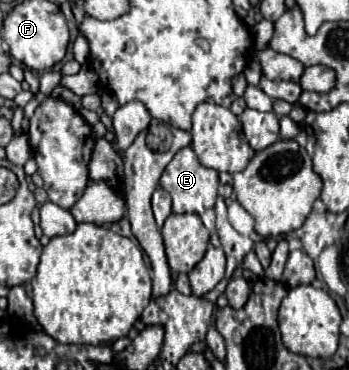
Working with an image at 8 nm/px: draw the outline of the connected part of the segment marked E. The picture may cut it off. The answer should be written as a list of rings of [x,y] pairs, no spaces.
[[[182,148],[172,162],[166,166],[162,178],[160,178],[160,186],[172,196],[172,210],[176,214],[186,214],[186,212],[194,212],[194,214],[202,214],[204,210],[212,208],[218,196],[218,172],[214,172],[212,168],[206,168],[198,162],[196,154],[192,148]]]

